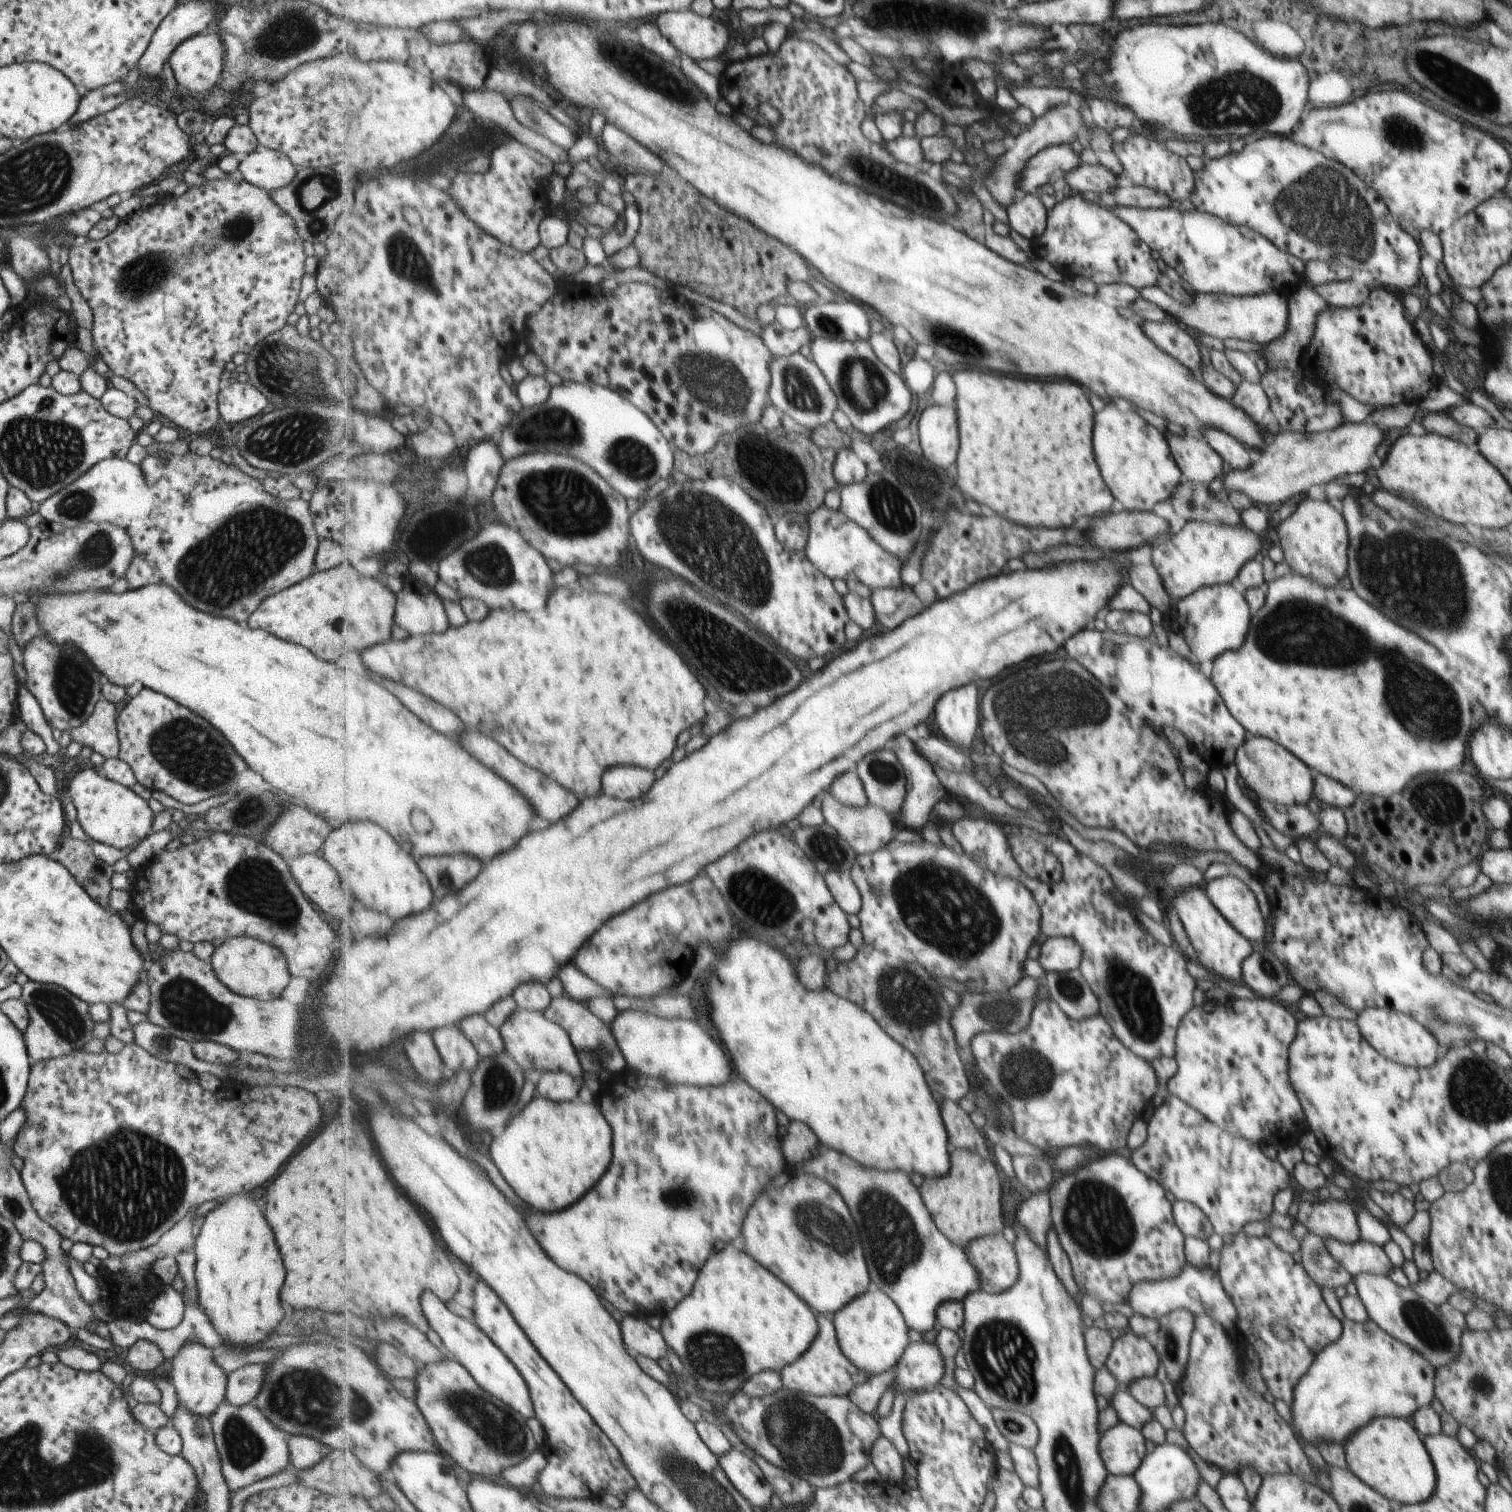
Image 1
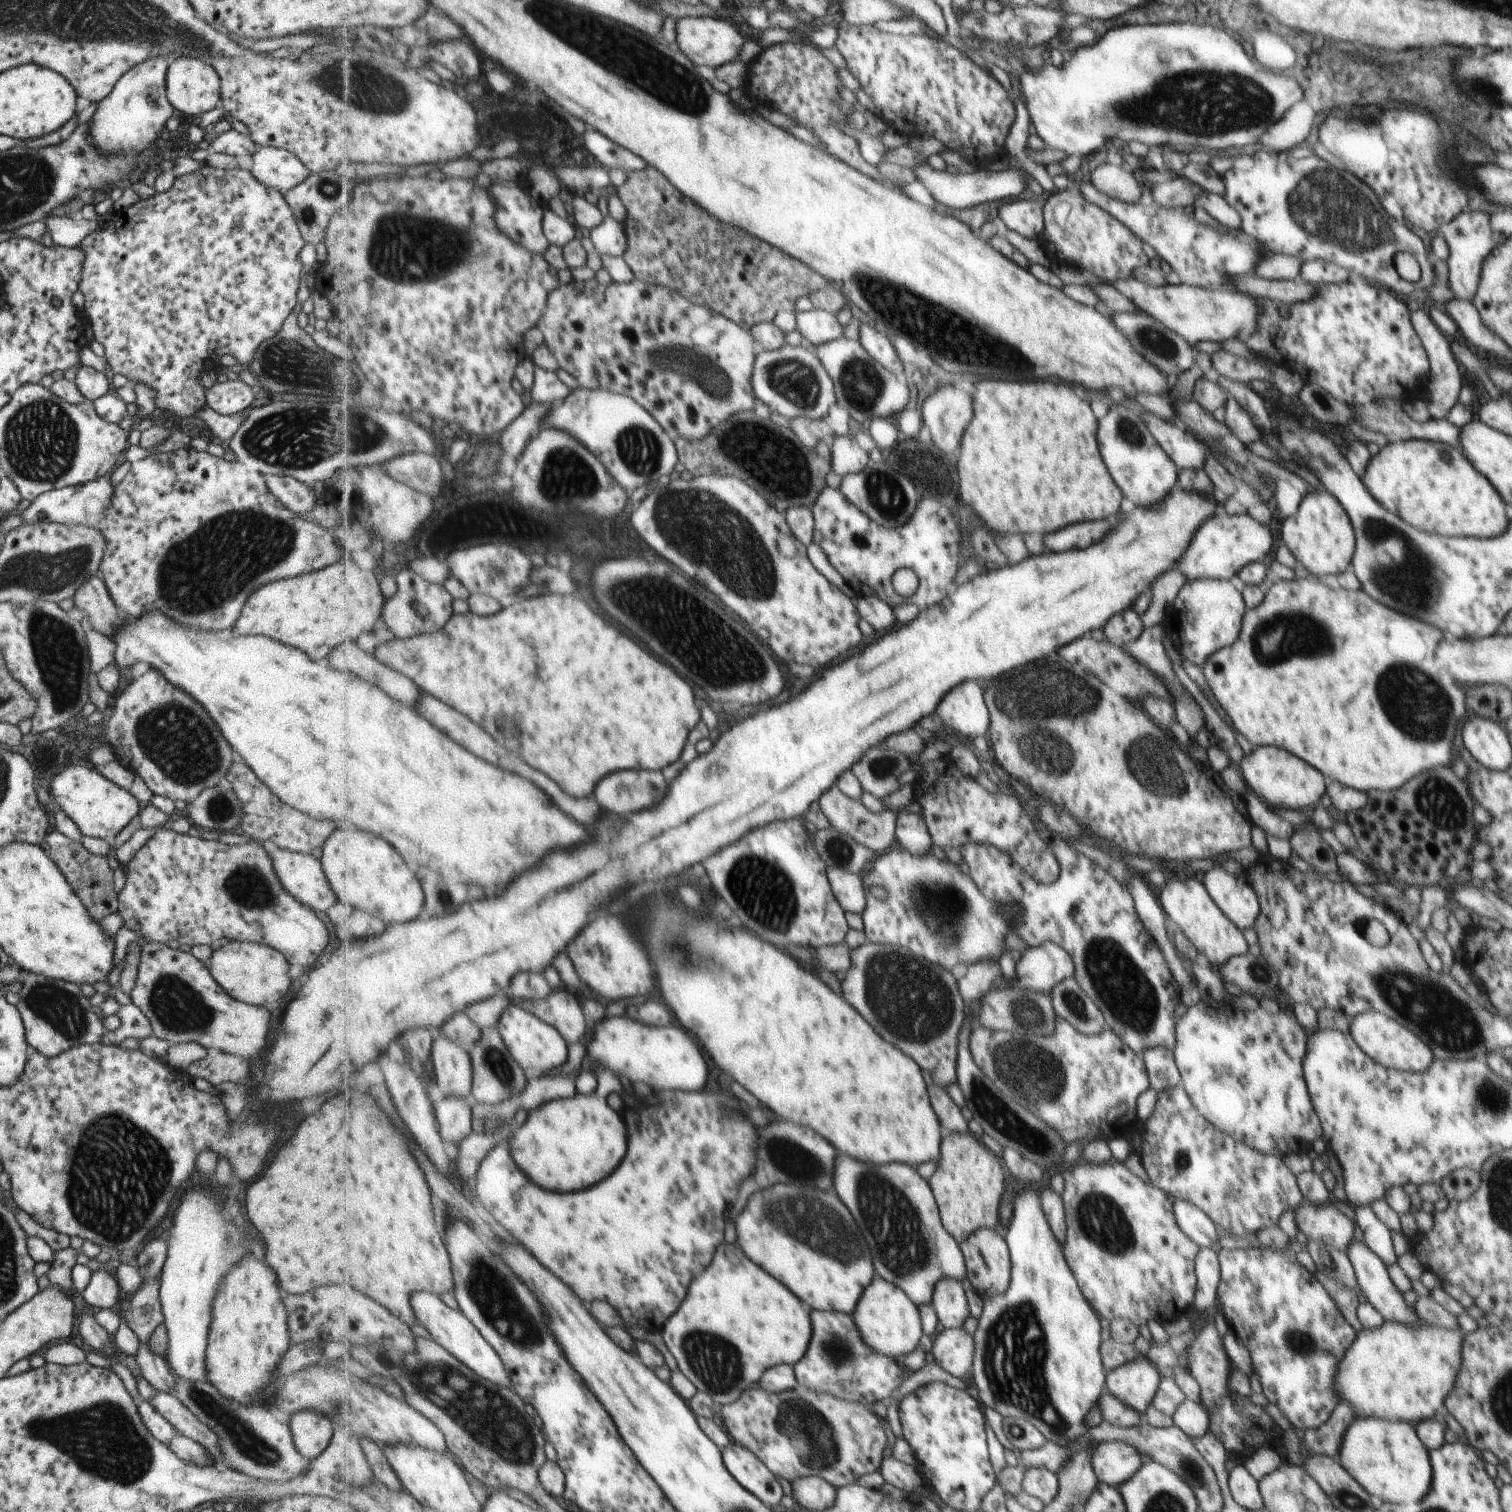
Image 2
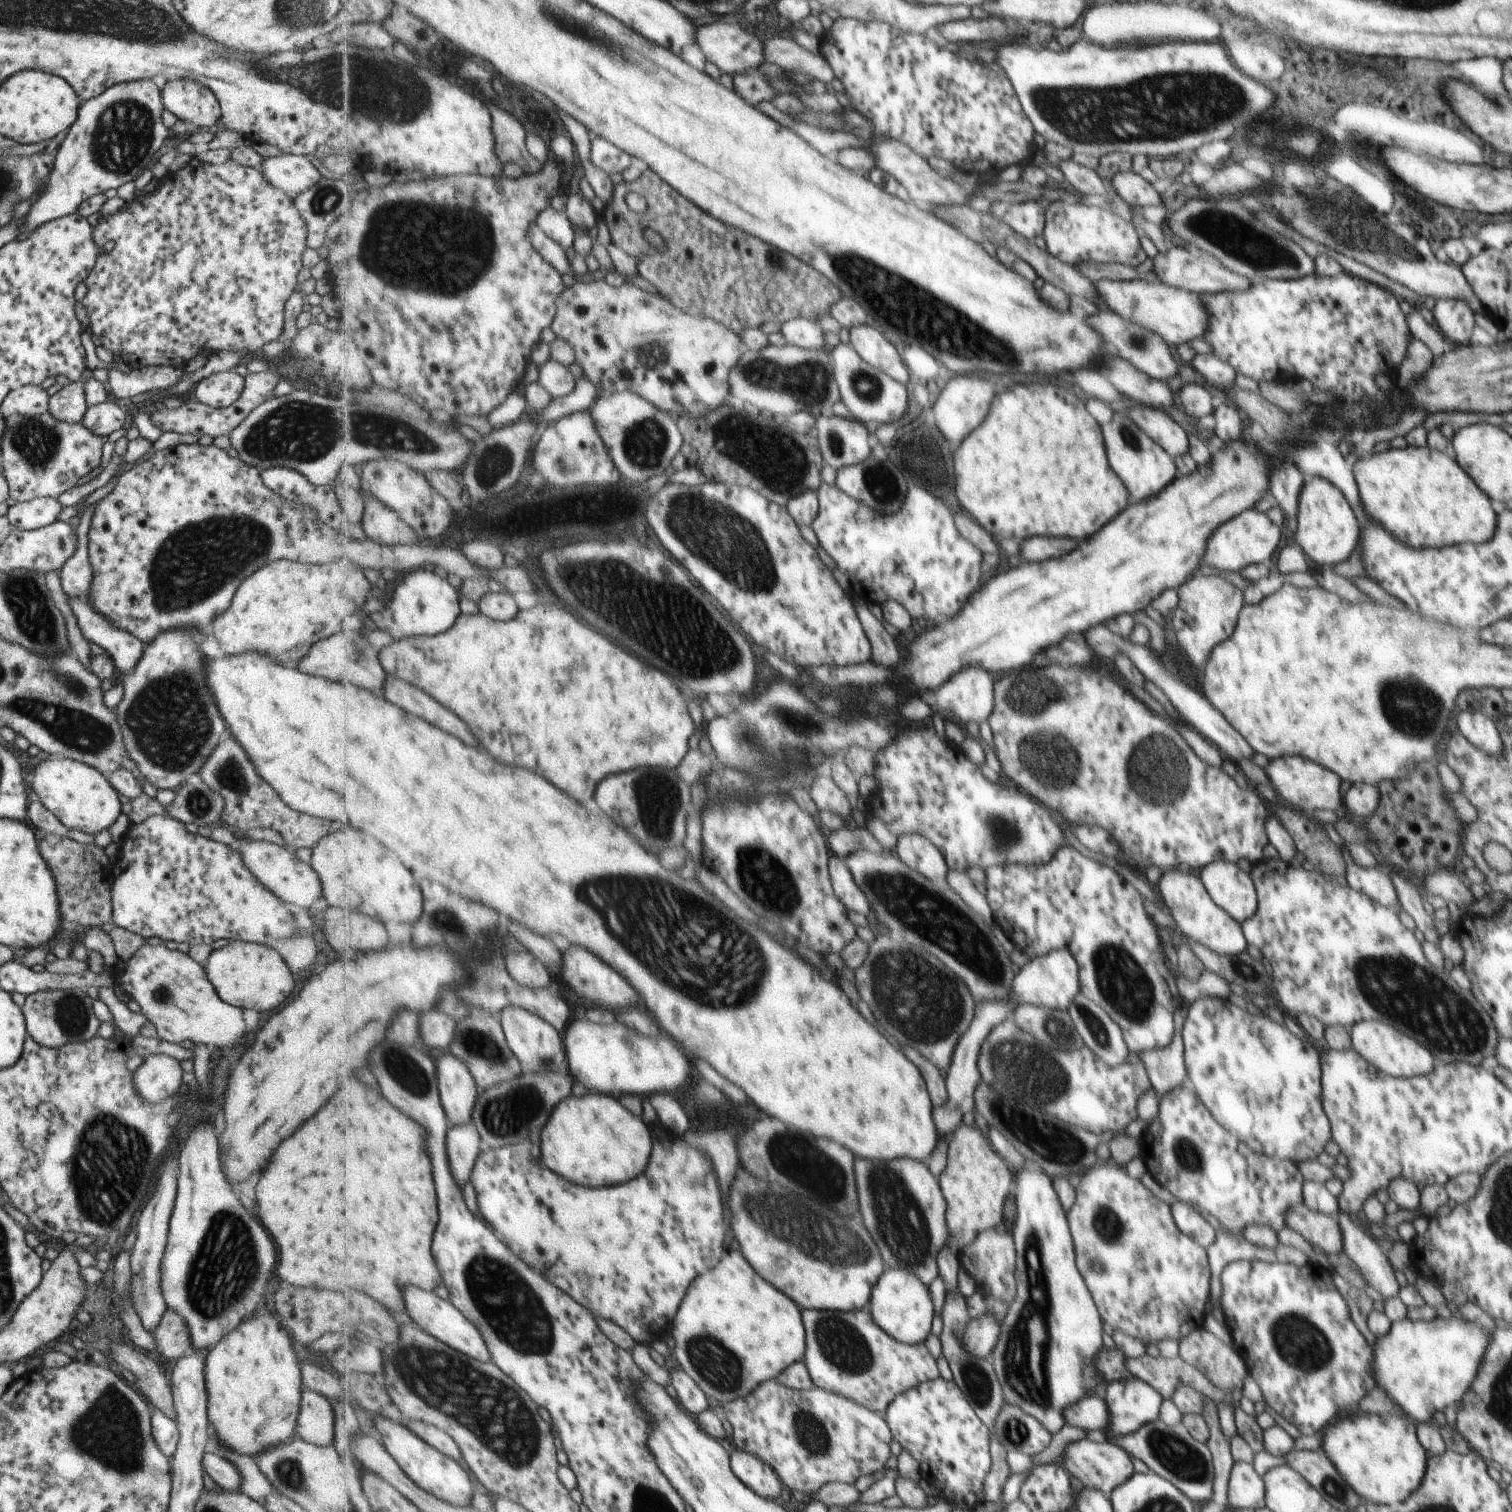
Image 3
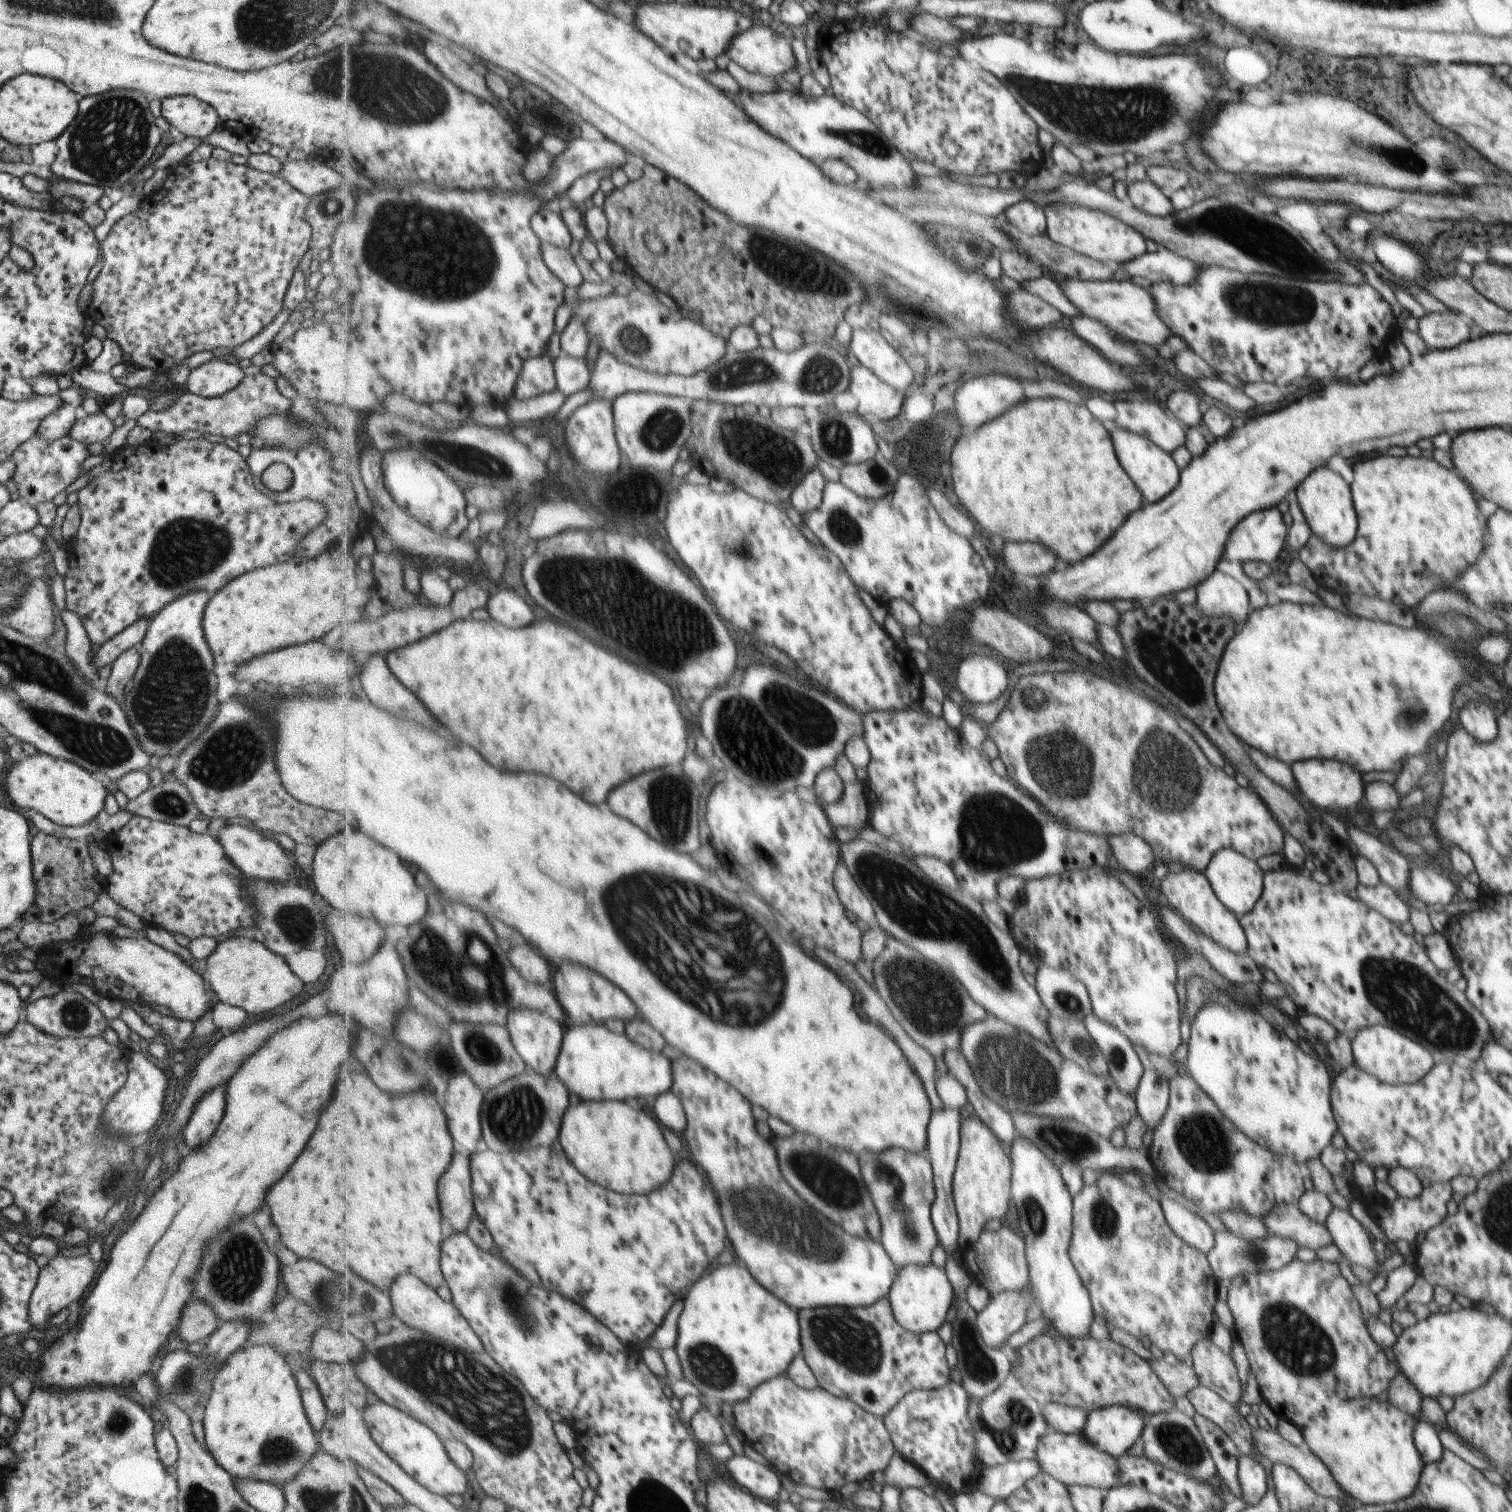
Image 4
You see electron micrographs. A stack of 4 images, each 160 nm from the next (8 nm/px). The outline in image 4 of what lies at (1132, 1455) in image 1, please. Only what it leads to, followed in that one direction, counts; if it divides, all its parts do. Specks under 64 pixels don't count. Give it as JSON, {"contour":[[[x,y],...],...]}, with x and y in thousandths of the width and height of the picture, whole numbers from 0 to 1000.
{"contour":[[[693,945],[692,948],[688,950],[684,965],[689,974],[695,976],[704,983],[716,982],[731,987],[741,981],[740,968],[737,970],[737,966],[735,964],[735,962],[728,960],[720,953],[716,954],[715,949],[704,949]]]}

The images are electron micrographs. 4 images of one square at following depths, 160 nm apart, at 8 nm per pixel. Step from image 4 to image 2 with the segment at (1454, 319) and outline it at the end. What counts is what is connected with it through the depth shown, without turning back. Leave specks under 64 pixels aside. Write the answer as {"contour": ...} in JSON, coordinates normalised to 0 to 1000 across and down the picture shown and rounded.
{"contour":[[[969,139],[969,142],[963,143],[962,146],[959,146],[958,147],[953,148],[950,151],[952,155],[954,157],[956,161],[958,163],[958,170],[956,171],[958,176],[958,188],[960,192],[960,198],[964,199],[974,200],[976,197],[976,190],[979,185],[979,176],[987,167],[987,164],[990,164],[995,160],[997,157],[993,154],[986,152],[985,149],[985,140],[976,140],[976,139]]]}

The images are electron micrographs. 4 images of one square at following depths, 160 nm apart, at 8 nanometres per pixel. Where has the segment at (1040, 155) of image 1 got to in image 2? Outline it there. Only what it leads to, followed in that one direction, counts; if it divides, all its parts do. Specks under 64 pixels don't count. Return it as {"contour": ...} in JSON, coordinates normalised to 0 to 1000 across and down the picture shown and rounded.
{"contour":[[[613,106],[607,108],[604,111],[606,119],[609,119],[610,122],[617,130],[617,132],[621,135],[624,135],[628,138],[642,138],[642,136],[647,136],[651,134],[658,134],[658,132],[665,132],[669,130],[673,130],[678,124],[677,116],[674,115],[675,112],[668,112],[661,113],[658,111],[654,112],[647,112],[641,114],[634,114],[629,115],[626,112],[621,113],[617,112]]]}

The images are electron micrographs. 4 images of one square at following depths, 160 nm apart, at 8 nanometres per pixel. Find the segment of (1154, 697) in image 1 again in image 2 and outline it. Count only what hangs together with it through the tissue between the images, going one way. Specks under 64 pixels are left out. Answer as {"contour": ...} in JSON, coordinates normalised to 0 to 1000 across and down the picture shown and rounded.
{"contour":[[[715,421],[715,422],[710,423],[710,426],[704,426],[704,429],[702,429],[702,431],[699,431],[699,433],[700,433],[700,435],[703,435],[706,439],[714,439],[714,440],[716,440],[719,444],[724,446],[729,452],[736,454],[736,456],[739,456],[739,458],[741,458],[741,459],[744,459],[744,460],[747,460],[747,462],[755,462],[756,459],[765,459],[766,461],[772,462],[774,464],[772,458],[769,455],[769,452],[768,452],[767,450],[764,450],[764,447],[762,446],[762,444],[760,444],[758,442],[755,442],[753,438],[751,438],[749,435],[744,433],[741,429],[736,427],[735,425],[723,423],[722,421]]]}

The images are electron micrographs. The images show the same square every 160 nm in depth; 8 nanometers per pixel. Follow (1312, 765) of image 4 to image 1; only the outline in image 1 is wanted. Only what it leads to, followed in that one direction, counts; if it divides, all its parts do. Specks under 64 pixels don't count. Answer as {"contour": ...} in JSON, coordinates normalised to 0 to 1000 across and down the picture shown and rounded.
{"contour":[[[829,487],[823,489],[817,495],[815,504],[821,516],[826,522],[829,522],[833,528],[837,528],[845,532],[863,532],[869,521],[869,515],[866,512],[866,507],[860,501],[855,500],[849,493],[838,487]]]}

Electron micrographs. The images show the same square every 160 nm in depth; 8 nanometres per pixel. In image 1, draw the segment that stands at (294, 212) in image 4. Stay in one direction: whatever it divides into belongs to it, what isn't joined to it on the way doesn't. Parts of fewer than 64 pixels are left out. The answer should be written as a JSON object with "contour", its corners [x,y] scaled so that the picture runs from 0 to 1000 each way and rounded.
{"contour":[[[155,114],[149,116],[149,118],[135,120],[131,123],[125,123],[118,130],[104,132],[99,138],[92,138],[79,145],[76,151],[68,157],[63,159],[57,157],[54,163],[48,162],[45,167],[44,178],[47,181],[48,189],[51,190],[52,196],[56,198],[61,206],[60,220],[65,237],[69,239],[73,247],[85,251],[93,261],[95,261],[98,269],[102,274],[109,275],[116,282],[126,286],[127,289],[130,289],[136,287],[145,278],[143,263],[147,255],[145,247],[147,245],[147,242],[153,238],[154,234],[159,233],[163,235],[170,226],[177,221],[183,220],[189,214],[190,209],[196,200],[202,171],[200,159],[197,157],[194,145],[180,133],[177,126],[162,120],[157,114]]]}

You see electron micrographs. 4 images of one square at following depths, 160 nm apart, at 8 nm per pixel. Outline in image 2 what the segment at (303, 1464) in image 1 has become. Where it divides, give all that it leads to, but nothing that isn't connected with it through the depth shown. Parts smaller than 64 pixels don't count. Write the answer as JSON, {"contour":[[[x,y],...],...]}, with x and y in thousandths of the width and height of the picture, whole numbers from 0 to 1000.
{"contour":[[[204,932],[192,935],[190,945],[198,962],[205,966],[217,956],[220,946],[213,934]]]}

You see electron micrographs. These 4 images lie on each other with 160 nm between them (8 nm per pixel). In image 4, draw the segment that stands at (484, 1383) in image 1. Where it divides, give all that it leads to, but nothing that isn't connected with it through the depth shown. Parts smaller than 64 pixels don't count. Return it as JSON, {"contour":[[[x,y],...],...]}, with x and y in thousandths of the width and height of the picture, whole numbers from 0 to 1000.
{"contour":[[[268,842],[259,849],[257,855],[261,865],[261,873],[267,874],[272,879],[284,882],[312,894],[320,892],[318,884],[313,880],[307,868],[302,864],[300,860],[295,860],[288,853],[278,847],[278,845]]]}

